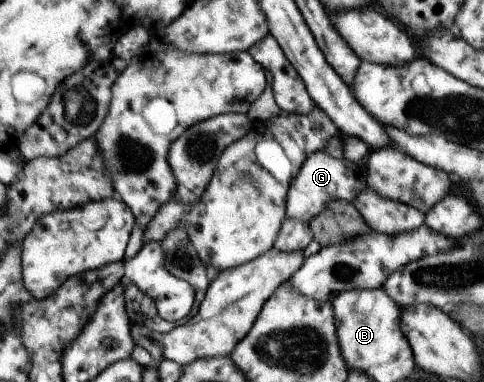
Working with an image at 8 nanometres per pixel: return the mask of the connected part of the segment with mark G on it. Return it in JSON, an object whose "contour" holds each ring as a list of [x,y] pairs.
{"contour":[[[316,151],[308,154],[303,161],[299,173],[293,177],[293,181],[287,188],[285,198],[285,218],[295,219],[295,221],[308,221],[321,213],[321,209],[329,203],[331,199],[341,199],[343,201],[353,201],[359,191],[363,191],[366,183],[366,168],[357,167],[357,164],[347,161],[344,158],[335,159],[324,151]]]}

